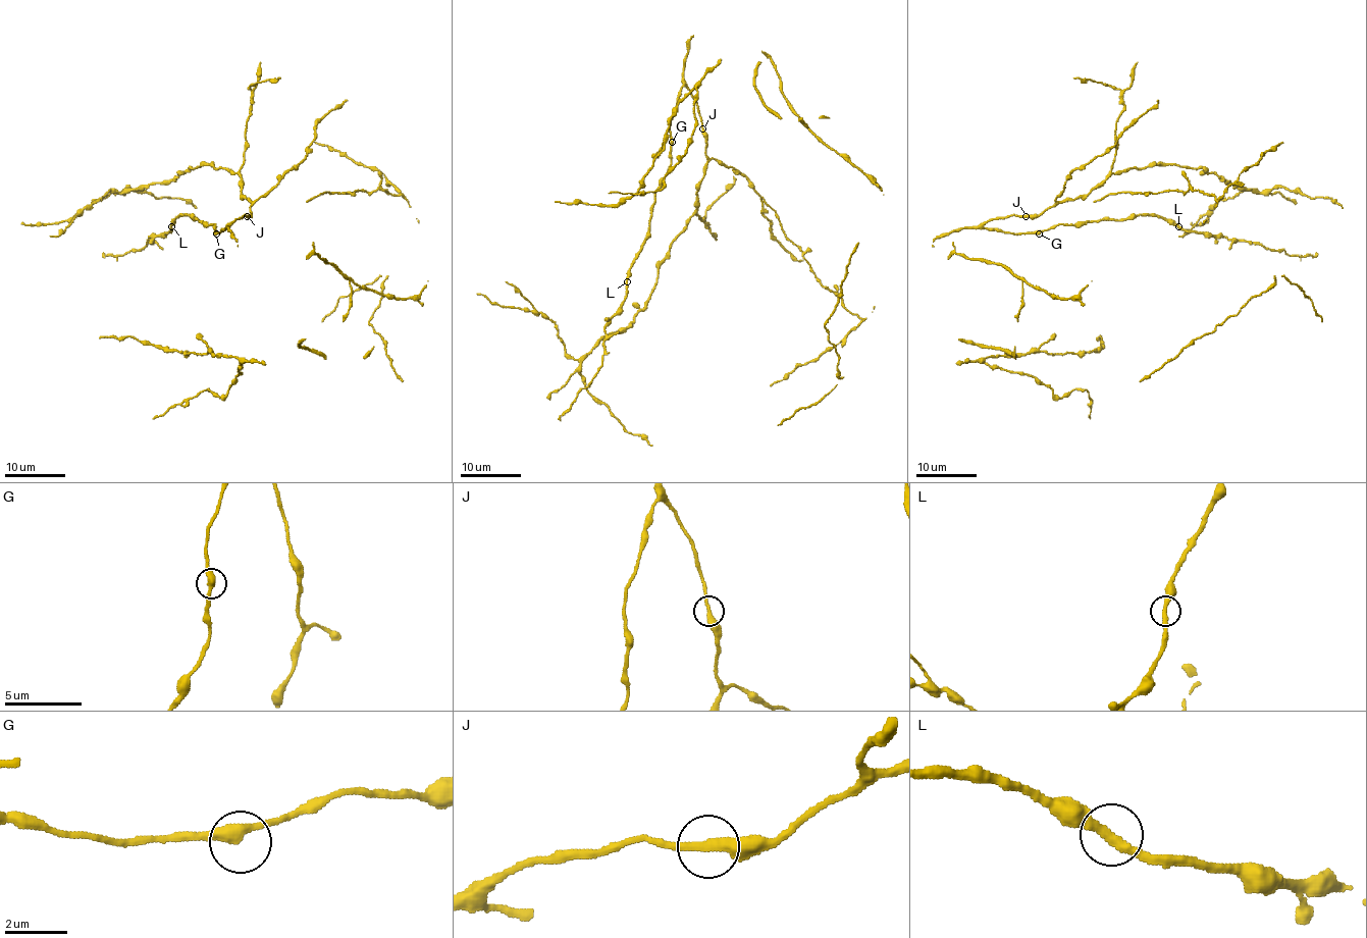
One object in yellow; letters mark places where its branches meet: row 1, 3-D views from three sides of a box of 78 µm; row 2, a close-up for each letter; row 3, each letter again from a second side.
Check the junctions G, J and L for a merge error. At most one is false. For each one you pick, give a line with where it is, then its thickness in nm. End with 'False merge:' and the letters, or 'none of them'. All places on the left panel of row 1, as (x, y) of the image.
False merge: none of them

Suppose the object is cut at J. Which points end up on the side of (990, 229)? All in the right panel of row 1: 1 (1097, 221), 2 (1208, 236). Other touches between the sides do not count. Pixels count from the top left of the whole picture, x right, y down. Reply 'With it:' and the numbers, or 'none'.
With it: 1, 2

